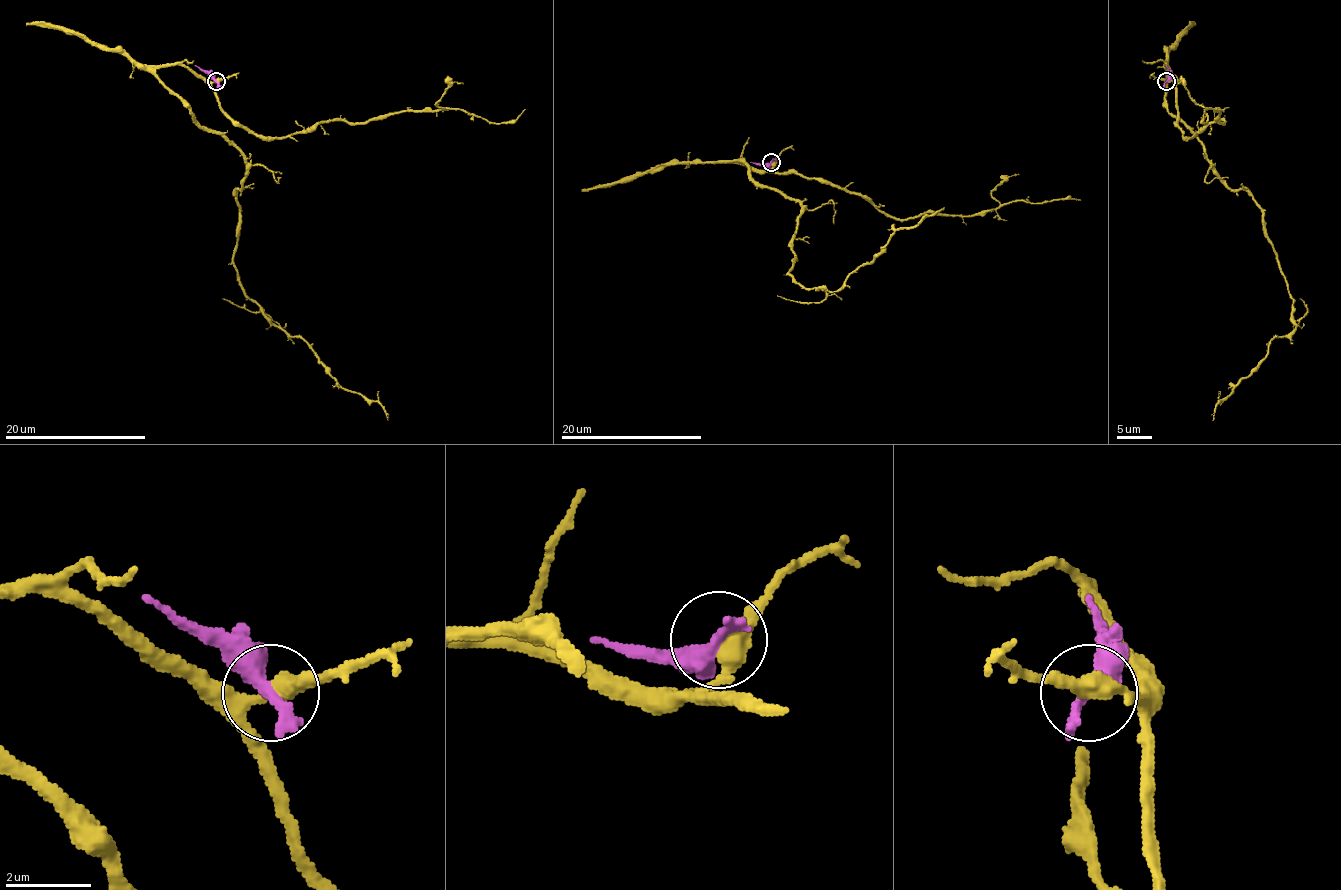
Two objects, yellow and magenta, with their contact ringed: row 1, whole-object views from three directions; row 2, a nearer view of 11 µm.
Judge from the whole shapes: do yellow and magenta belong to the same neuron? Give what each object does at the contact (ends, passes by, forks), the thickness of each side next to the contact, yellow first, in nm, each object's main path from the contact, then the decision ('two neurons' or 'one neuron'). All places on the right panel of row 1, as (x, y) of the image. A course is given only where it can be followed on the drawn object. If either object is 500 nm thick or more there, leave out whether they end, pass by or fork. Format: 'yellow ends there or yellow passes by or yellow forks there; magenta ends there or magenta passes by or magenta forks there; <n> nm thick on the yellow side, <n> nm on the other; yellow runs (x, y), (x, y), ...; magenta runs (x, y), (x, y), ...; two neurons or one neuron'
yellow passes by; magenta ends there; 400 nm thick on the yellow side, 480 nm on the other; yellow runs (1167, 81), (1165, 108), (1211, 169), (1253, 198), (1292, 298), (1295, 326), (1213, 420); magenta runs (1167, 81), (1167, 65); two neurons

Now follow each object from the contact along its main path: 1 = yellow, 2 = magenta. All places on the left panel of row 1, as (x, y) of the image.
1: (216, 81), (177, 64), (156, 71), (246, 164), (234, 266), (241, 289), (387, 420)
2: (216, 81), (195, 65)

